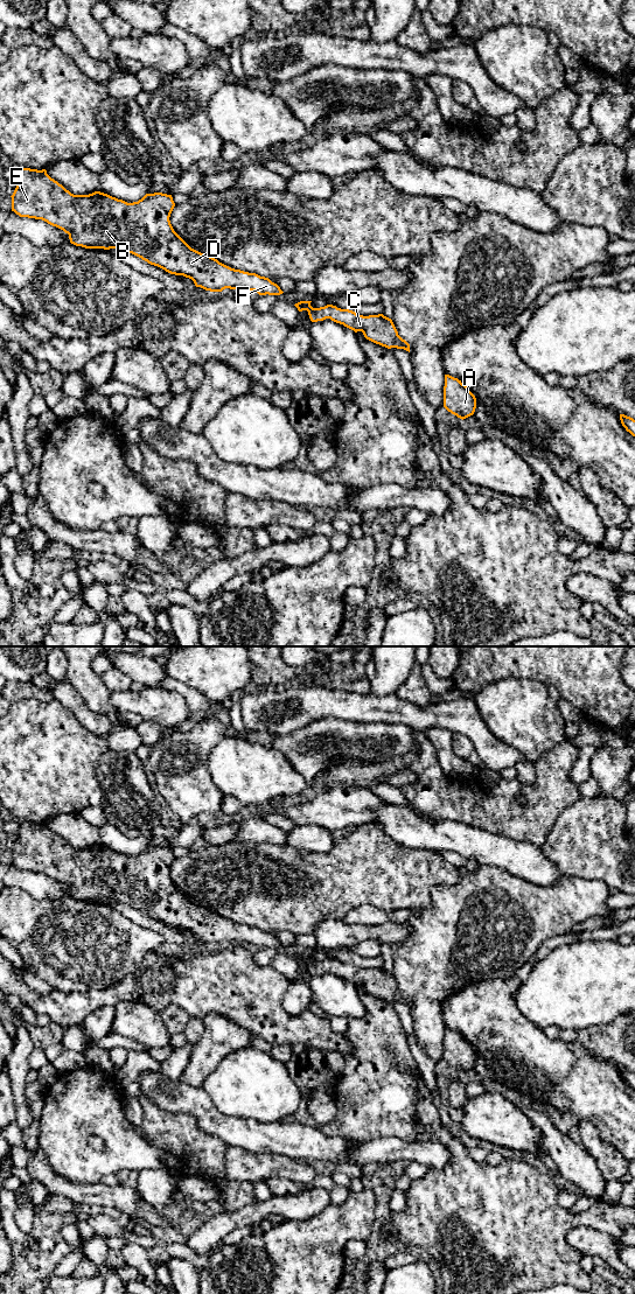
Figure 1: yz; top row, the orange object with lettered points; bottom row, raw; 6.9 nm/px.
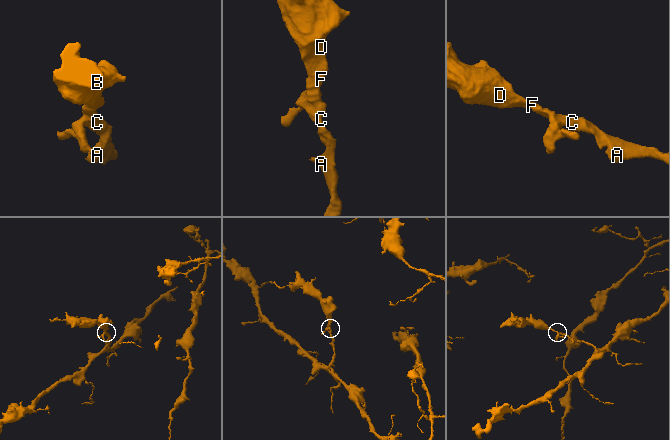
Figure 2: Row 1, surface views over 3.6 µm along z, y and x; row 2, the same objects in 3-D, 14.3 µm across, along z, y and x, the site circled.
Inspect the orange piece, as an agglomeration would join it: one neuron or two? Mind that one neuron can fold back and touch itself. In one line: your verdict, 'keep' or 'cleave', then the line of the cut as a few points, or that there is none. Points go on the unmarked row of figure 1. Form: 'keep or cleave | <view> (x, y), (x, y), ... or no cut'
keep | no cut

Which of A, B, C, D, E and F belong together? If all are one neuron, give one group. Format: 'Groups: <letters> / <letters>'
Groups: A B C D E F

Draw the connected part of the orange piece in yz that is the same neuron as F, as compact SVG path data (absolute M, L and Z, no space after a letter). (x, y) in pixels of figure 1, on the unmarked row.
M30 821L20 823L18 839L12 851L12 865L20 870L42 873L48 877L63 883L69 888L70 896L85 902L116 902L132 907L151 918L158 919L175 929L183 929L194 935L196 940L210 945L222 945L225 942L254 944L259 949L280 949L284 945L268 931L256 926L249 926L231 922L217 912L191 902L173 882L169 870L175 860L172 848L154 846L146 847L141 853L127 856L107 847L95 845L89 848L74 848L62 838L51 832L46 823L37 824Z

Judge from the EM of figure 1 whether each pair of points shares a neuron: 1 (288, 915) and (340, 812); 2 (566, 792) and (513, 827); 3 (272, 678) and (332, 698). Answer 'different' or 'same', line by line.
1: different
2: same
3: different

